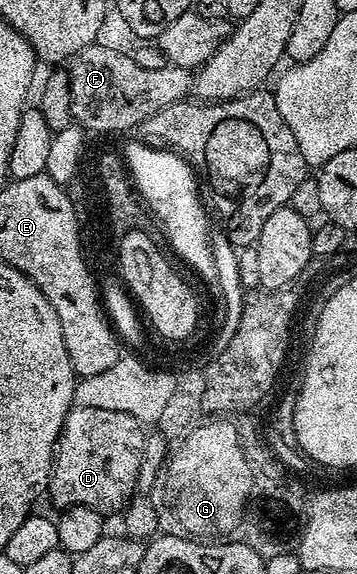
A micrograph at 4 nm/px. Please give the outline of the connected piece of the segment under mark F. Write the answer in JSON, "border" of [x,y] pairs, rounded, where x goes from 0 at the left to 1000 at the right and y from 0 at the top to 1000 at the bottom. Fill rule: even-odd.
{"border":[[[277,71],[238,82],[190,117],[207,214],[244,230],[384,223],[401,200],[507,179],[529,167],[521,164],[535,164],[546,139],[535,118],[468,113],[448,120],[403,120],[381,110],[373,94],[350,96],[319,82],[294,82],[291,75]]]}

